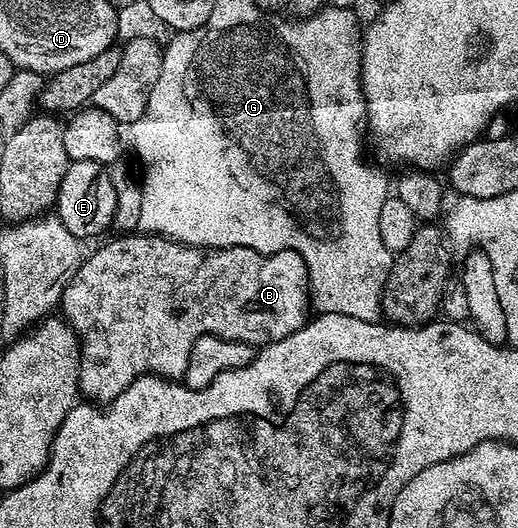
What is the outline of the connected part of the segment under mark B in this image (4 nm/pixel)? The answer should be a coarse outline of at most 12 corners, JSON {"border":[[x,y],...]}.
{"border":[[115,238],[65,287],[79,391],[309,320],[297,251]]}

